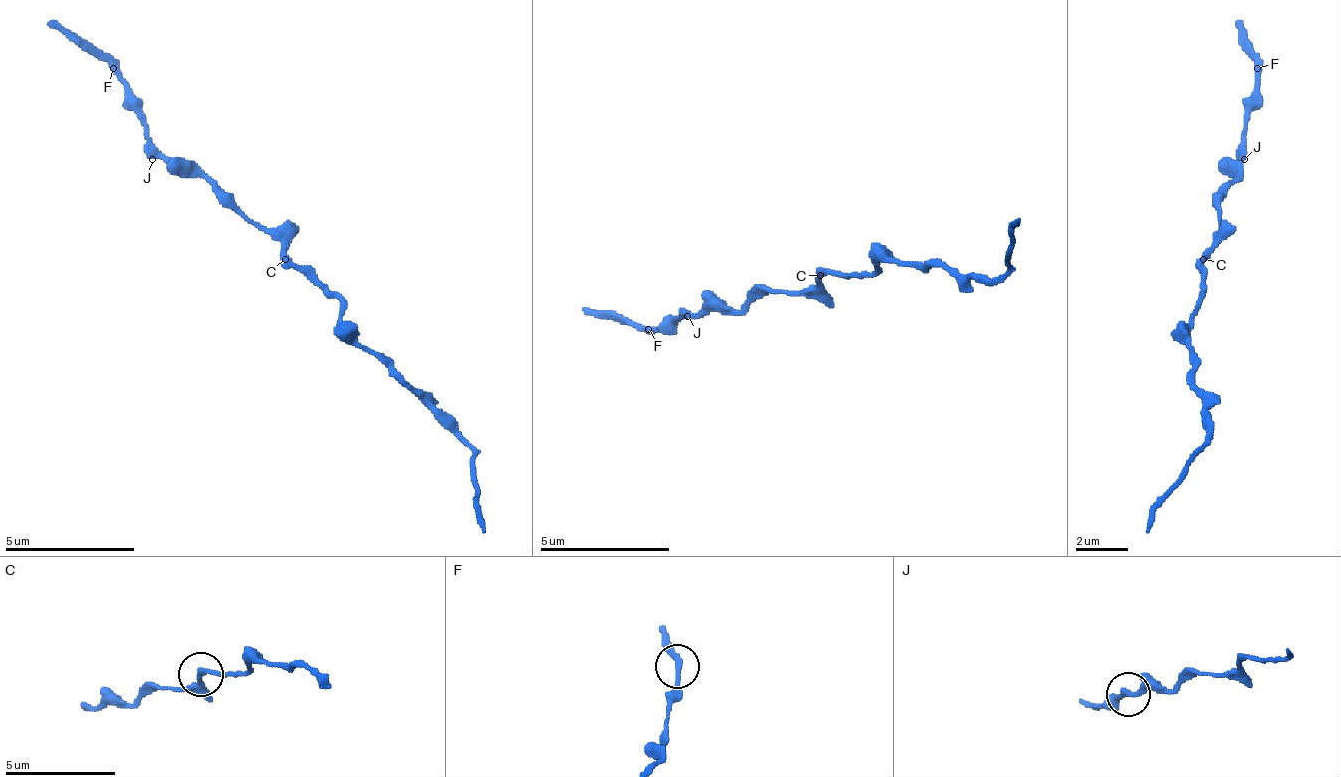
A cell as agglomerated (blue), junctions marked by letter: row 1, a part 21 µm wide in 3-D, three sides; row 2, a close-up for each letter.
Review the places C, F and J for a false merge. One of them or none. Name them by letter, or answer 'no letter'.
no letter

